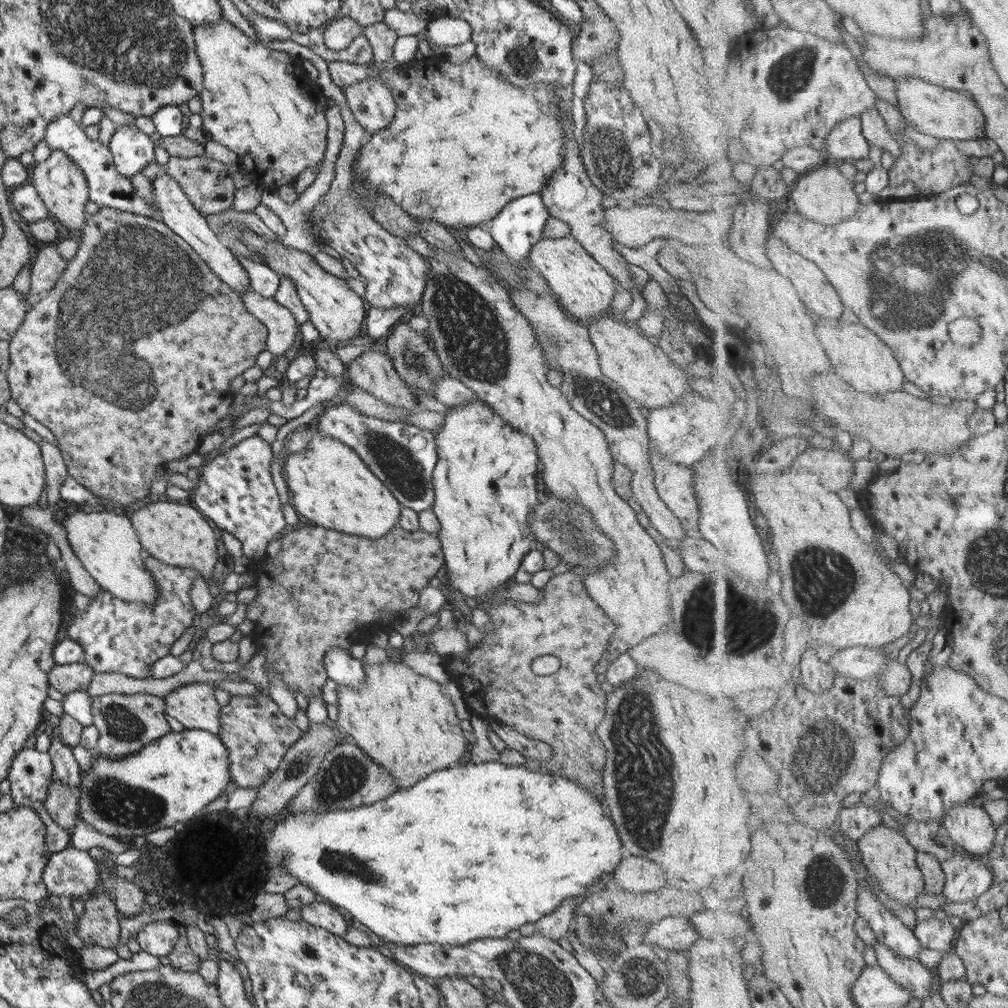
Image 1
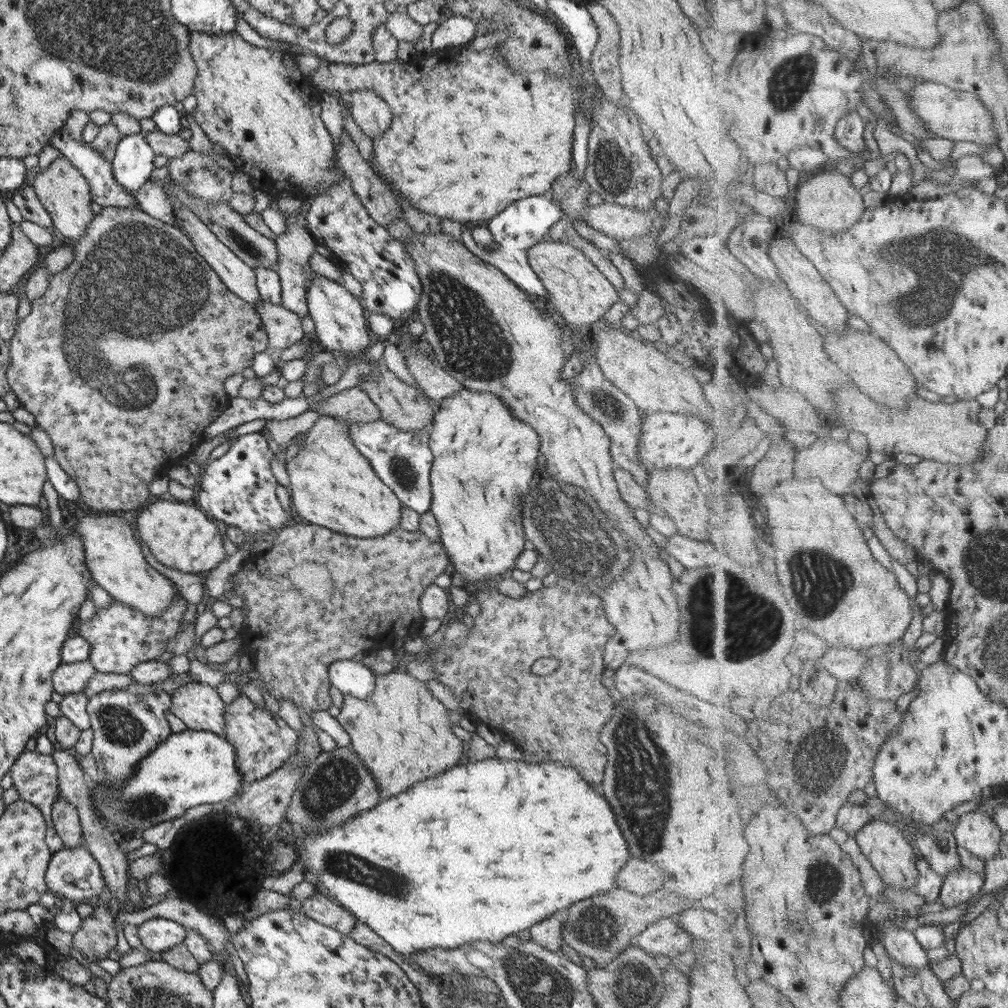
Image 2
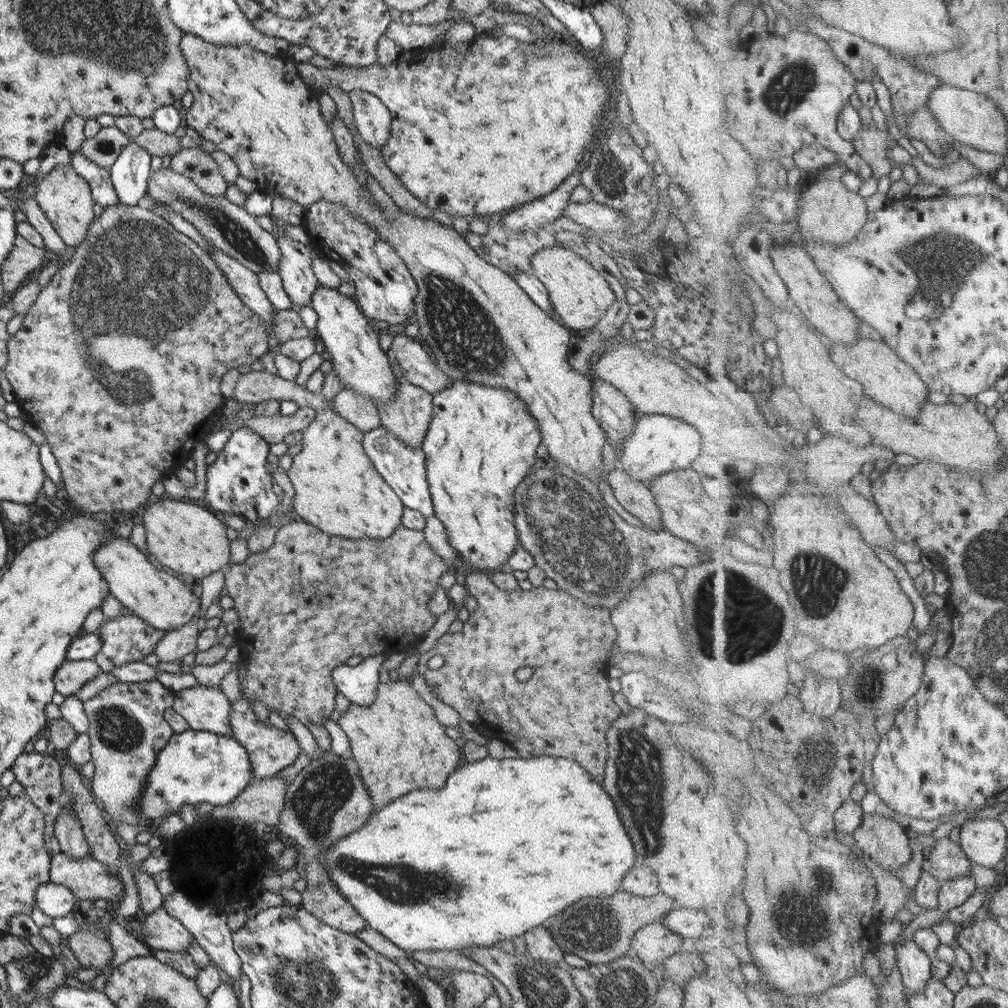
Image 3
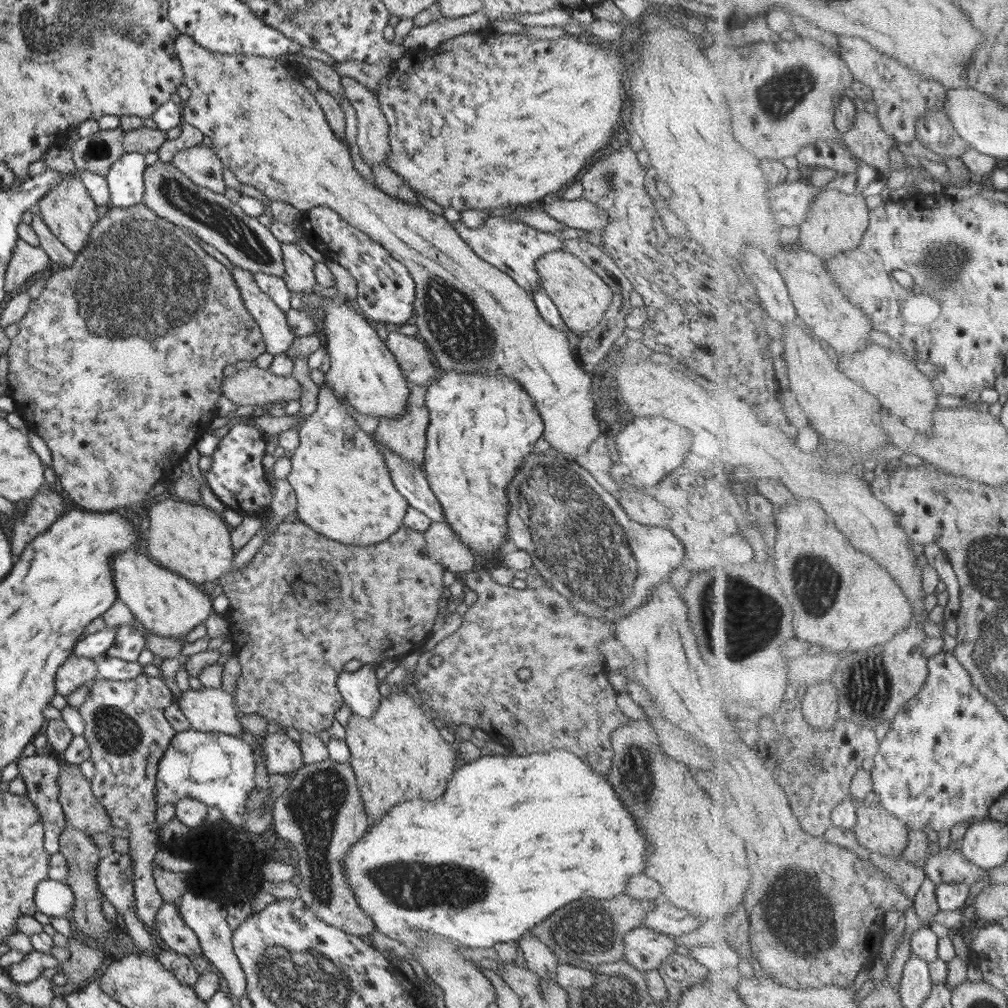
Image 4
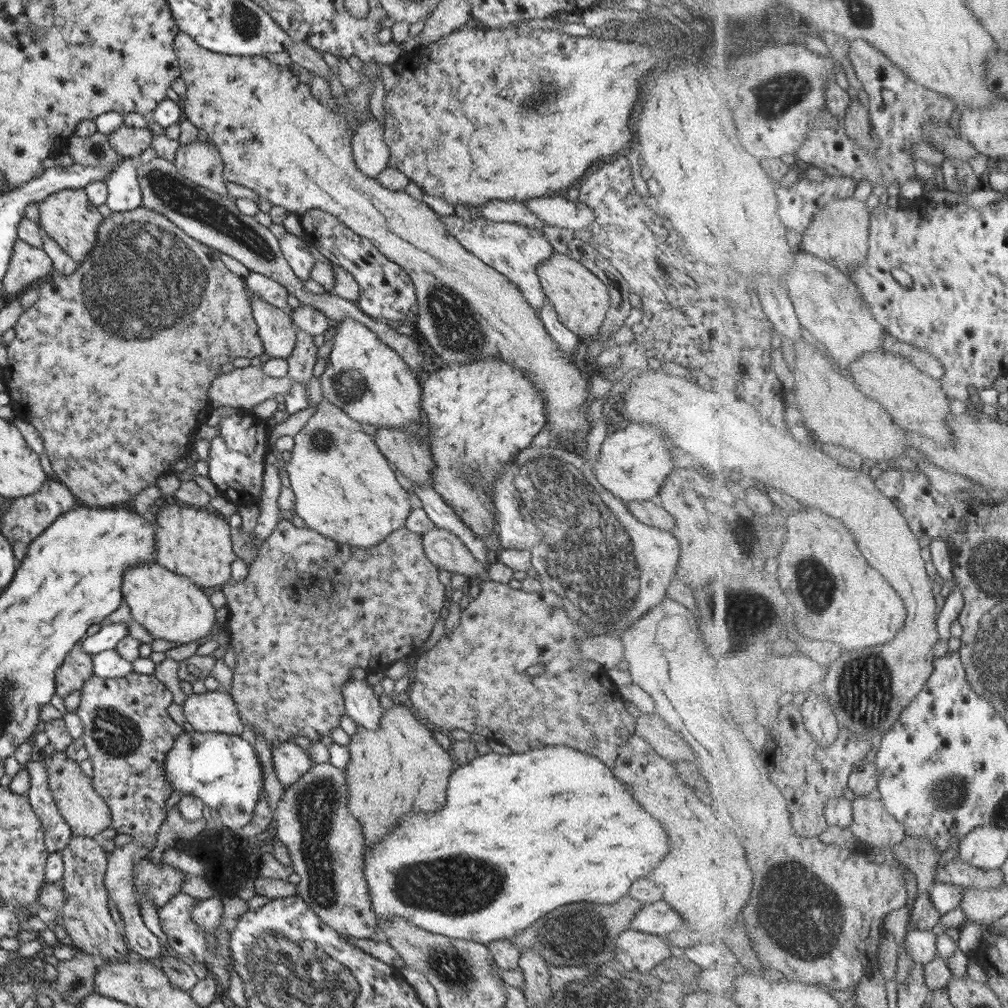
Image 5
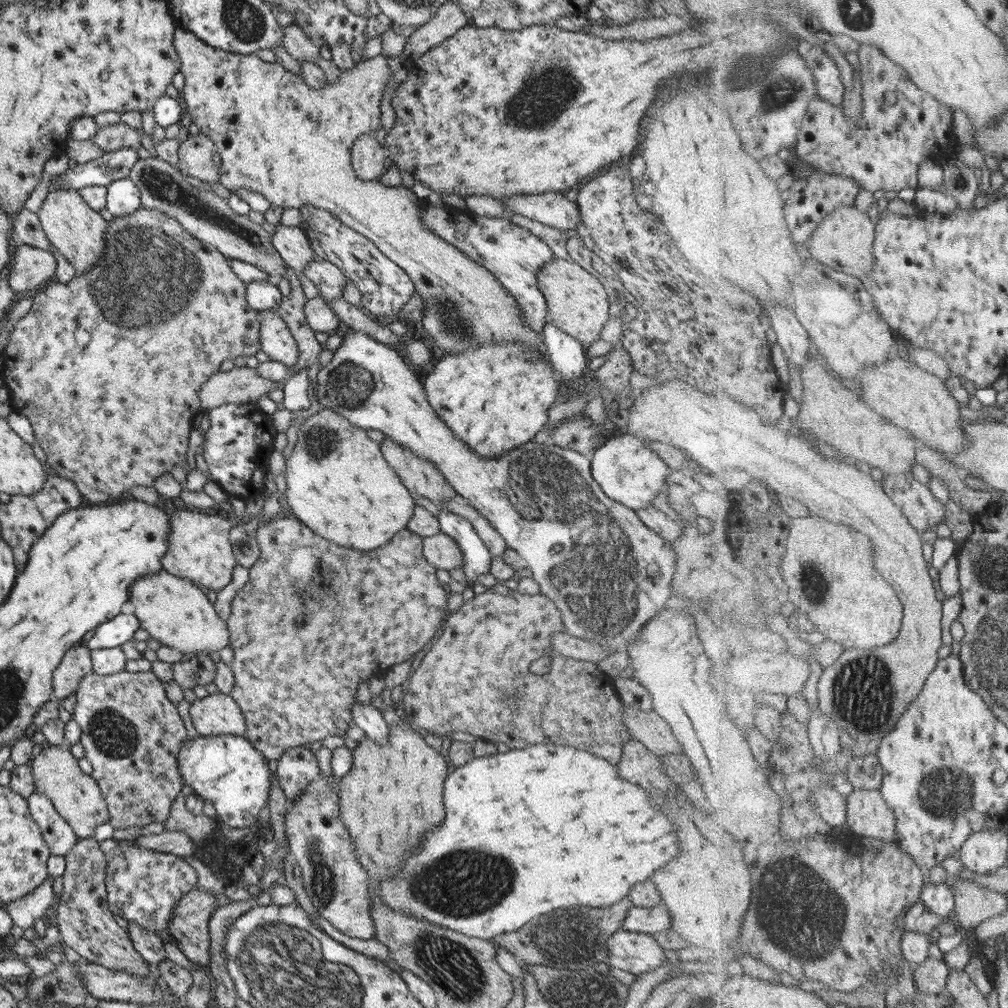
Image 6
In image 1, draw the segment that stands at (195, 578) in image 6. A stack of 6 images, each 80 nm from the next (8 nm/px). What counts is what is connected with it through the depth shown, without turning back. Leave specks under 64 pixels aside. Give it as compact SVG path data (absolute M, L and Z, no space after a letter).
M161 499L135 512L128 512L127 518L133 525L141 548L145 548L147 554L162 563L201 573L208 583L211 582L220 566L215 534L195 508L191 508L186 502Z

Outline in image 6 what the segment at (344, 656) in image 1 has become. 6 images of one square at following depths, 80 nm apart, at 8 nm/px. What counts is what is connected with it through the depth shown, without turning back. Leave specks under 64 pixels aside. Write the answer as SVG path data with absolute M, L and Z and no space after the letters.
M353 702L350 706L350 720L363 731L364 737L370 738L374 743L386 745L389 730L382 713L370 704L357 704Z

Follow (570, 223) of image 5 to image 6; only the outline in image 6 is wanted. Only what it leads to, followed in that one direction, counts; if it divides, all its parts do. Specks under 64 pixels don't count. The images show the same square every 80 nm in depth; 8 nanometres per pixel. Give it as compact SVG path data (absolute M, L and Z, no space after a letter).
M562 192L514 194L507 198L499 198L499 201L505 204L512 214L521 214L525 218L560 231L575 229L581 220L576 204L569 201Z

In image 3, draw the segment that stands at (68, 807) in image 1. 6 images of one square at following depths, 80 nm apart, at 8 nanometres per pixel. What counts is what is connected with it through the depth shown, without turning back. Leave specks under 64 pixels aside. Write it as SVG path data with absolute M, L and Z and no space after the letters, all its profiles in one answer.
M63 808L56 816L53 832L61 853L75 860L81 857L90 857L80 823L73 815L63 811Z

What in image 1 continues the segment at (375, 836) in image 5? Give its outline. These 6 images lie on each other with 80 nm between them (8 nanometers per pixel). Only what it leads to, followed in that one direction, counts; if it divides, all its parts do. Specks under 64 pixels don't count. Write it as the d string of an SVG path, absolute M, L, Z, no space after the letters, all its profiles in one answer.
M388 661L362 665L364 681L360 687L336 685L338 713L336 727L351 737L373 762L391 773L399 789L413 786L419 779L447 767L455 766L463 756L467 741L462 736L455 708L443 693L441 683L413 671L405 662Z

